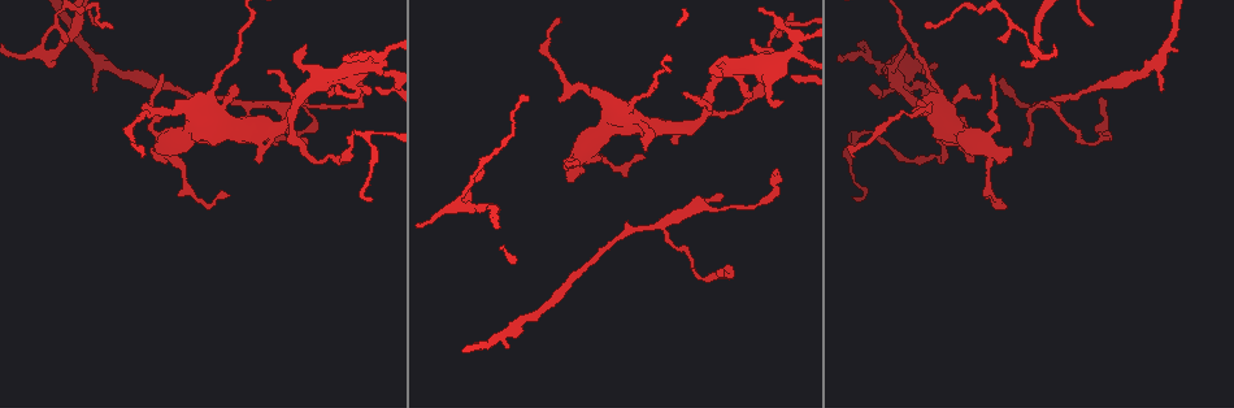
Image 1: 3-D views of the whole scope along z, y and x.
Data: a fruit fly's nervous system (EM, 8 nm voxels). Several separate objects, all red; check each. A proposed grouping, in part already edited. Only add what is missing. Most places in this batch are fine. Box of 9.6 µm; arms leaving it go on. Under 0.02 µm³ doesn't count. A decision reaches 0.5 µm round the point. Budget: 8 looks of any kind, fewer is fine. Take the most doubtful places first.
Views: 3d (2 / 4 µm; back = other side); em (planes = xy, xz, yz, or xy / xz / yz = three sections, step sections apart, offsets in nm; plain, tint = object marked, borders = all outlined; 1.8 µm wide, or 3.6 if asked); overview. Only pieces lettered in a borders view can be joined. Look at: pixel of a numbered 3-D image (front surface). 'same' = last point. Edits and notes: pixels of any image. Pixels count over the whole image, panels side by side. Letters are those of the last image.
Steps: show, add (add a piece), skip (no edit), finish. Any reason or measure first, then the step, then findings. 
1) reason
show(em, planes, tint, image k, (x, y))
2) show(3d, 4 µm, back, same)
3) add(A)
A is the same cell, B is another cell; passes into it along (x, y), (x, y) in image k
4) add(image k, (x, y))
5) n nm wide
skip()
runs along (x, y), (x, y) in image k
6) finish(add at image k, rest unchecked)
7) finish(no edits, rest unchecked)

branch stops here
show(3d, 4 µm, image 1, (1023, 64))

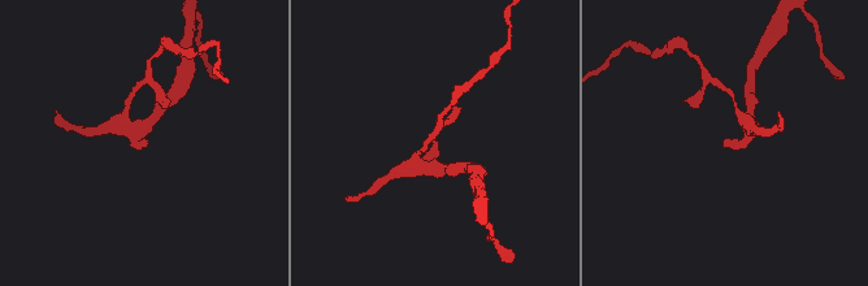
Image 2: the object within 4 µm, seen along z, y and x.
show(em, planes, borders, image 2, (722, 147))

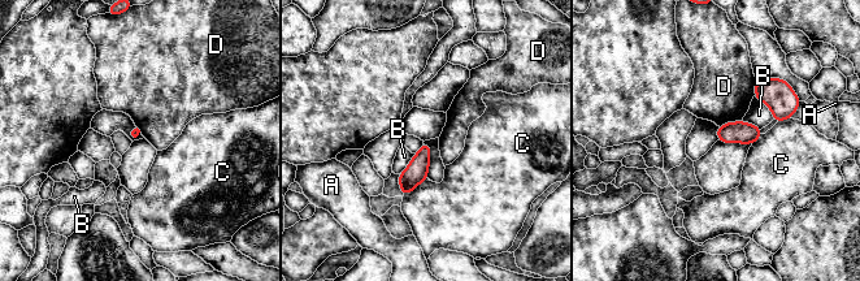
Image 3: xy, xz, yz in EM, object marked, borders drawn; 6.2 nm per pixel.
skip()
A, B, C and D are other cells; border along (742, 120), (725, 122), (719, 126) in image 3; no lettered piece goes on from it

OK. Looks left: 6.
three-way junction
show(em, planes, tint, image 1, (291, 120))

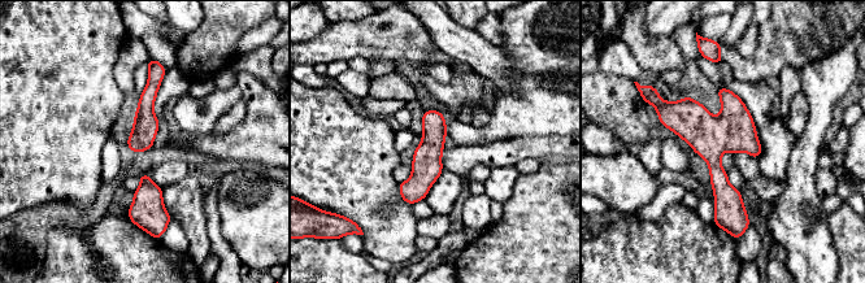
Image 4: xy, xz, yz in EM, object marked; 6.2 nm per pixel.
what lies round it
show(em, planes, borders, same)

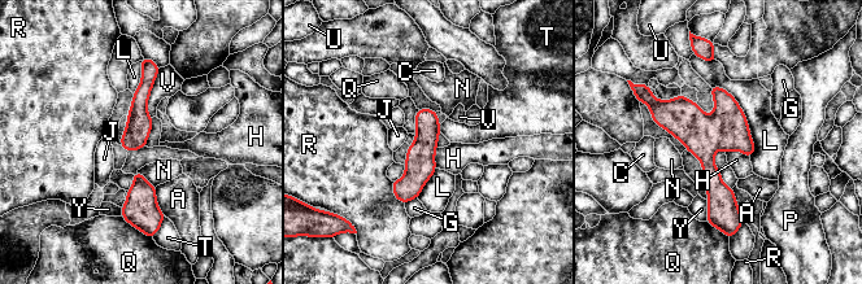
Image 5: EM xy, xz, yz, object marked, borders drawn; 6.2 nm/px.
160 nm wide
skip()
A, C, G, H, J, L, N, P, Q, R, T, U, V and Y are other cells; border along (726, 151), (740, 151), (749, 157) in image 5; no lettered piece goes on from it

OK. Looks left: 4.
show(3d, 4 µm, image 1, (784, 101))

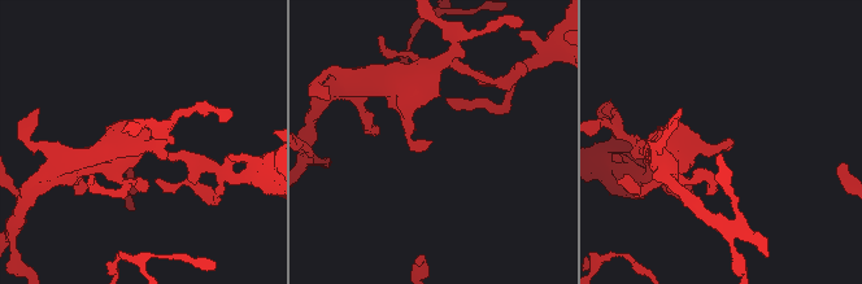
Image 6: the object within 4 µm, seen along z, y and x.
show(em, planes, borders, image 6, (429, 140))

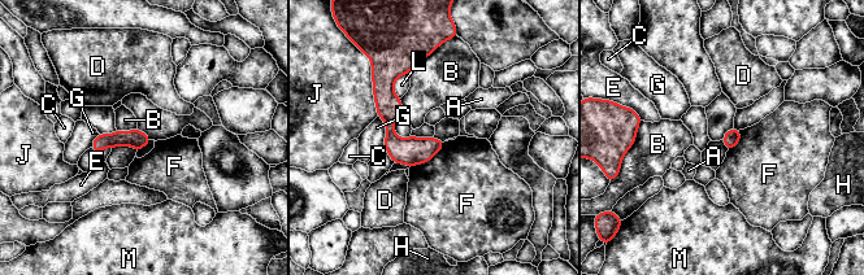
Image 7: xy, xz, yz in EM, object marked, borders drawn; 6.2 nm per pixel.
100 nm wide
skip()
A, B, C, D, E, F, G, H, J, L and M are other cells; border along (444, 142), (428, 161), (409, 167) in image 7; no lettered piece goes on from it

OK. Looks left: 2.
finish(no edits, rest unchecked)

